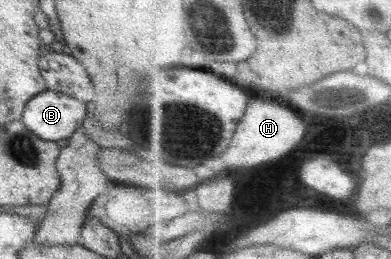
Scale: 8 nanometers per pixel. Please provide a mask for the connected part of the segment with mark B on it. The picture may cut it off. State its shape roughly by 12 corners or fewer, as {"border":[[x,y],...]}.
{"border":[[45,90],[21,120],[40,139],[69,139],[88,105]]}

